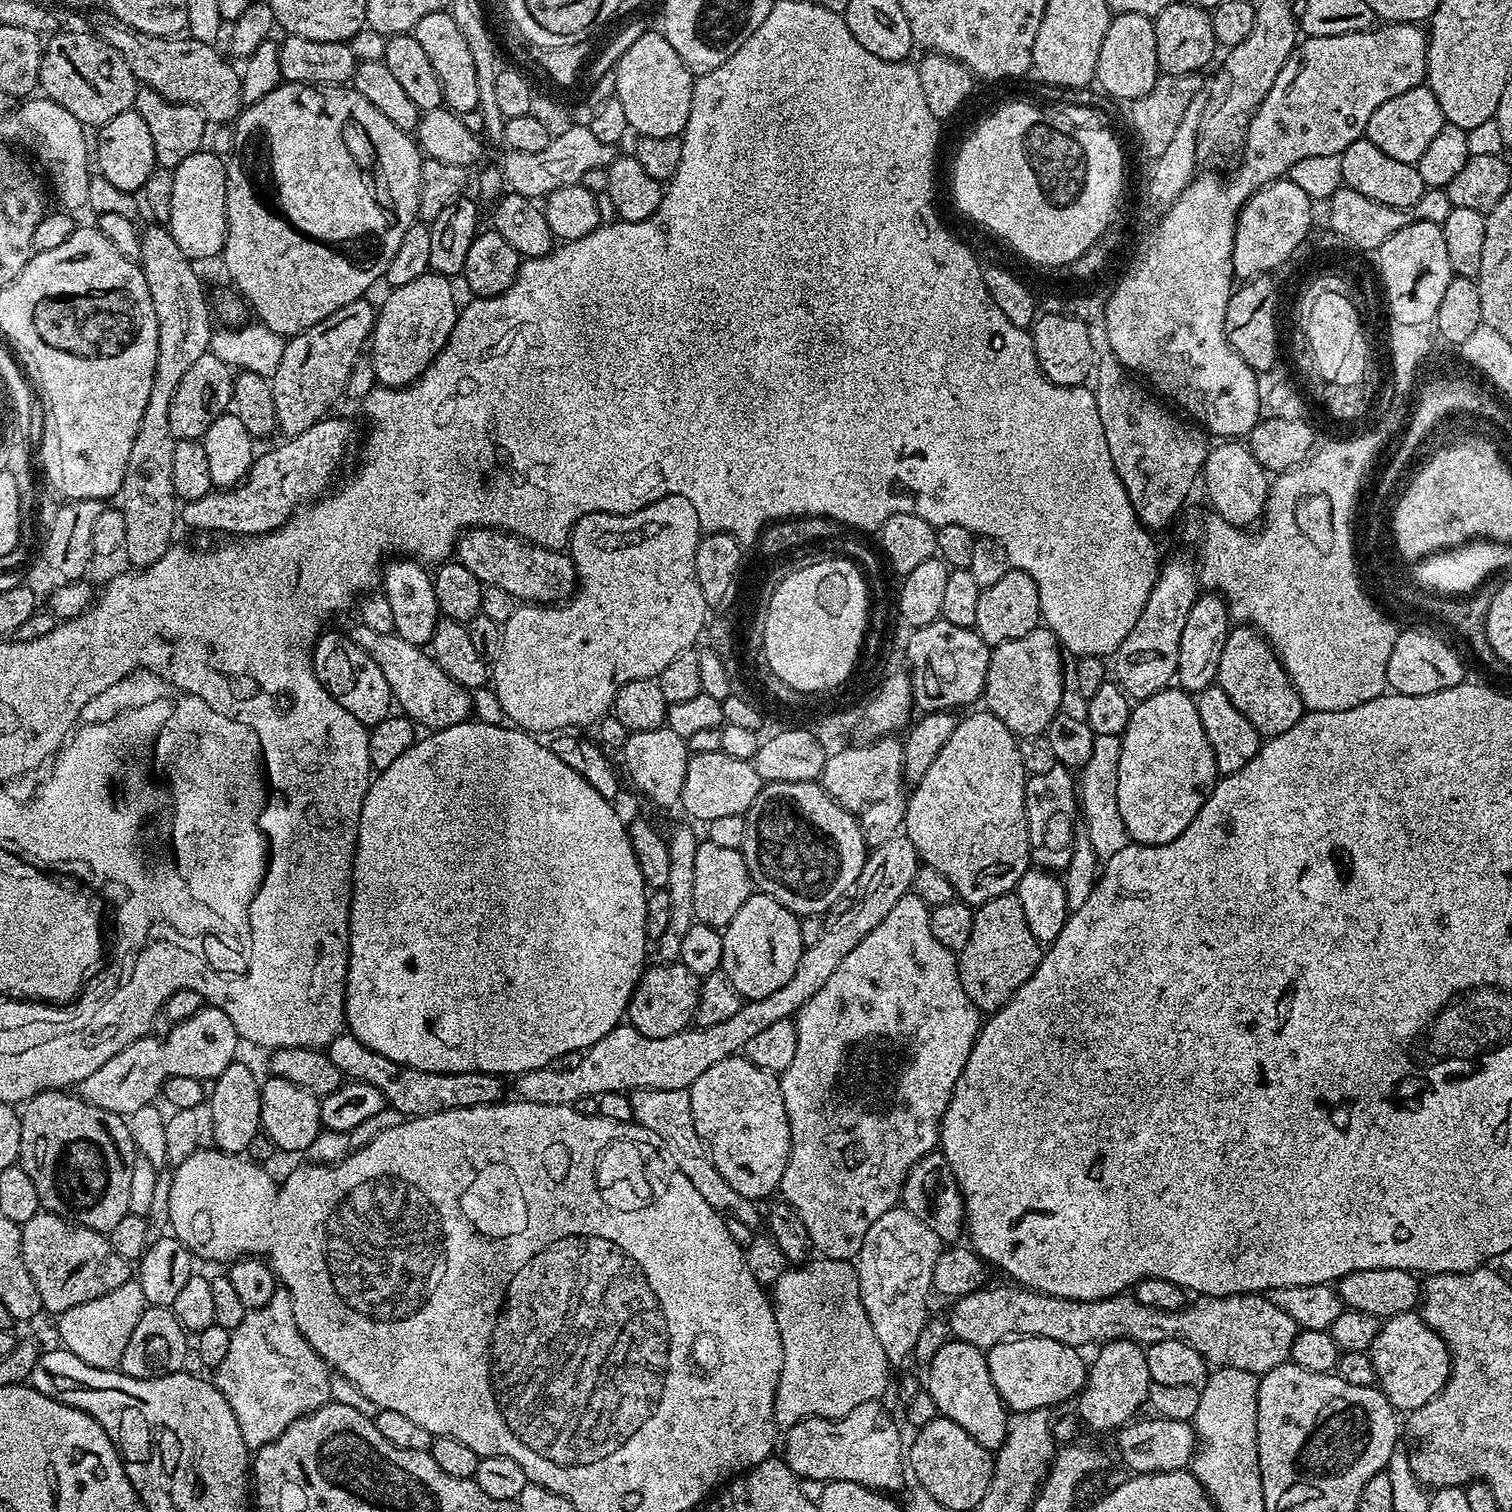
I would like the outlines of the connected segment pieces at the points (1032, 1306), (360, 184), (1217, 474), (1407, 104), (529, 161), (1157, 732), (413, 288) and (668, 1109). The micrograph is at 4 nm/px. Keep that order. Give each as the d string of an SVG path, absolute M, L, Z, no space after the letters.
M985 1286L979 1291L970 1293L968 1296L962 1296L957 1299L951 1306L952 1313L946 1317L947 1327L950 1329L951 1335L955 1339L972 1344L975 1348L987 1350L993 1348L995 1344L1000 1344L1009 1338L1019 1338L1022 1336L1041 1336L1042 1338L1054 1338L1054 1342L1062 1342L1066 1346L1075 1348L1077 1350L1084 1350L1087 1344L1099 1346L1107 1344L1109 1340L1133 1340L1135 1344L1147 1346L1149 1344L1157 1344L1158 1342L1166 1342L1167 1340L1177 1340L1178 1342L1186 1342L1190 1346L1194 1346L1194 1350L1198 1350L1198 1354L1202 1354L1202 1358L1208 1361L1209 1365L1216 1368L1237 1368L1238 1370L1246 1370L1247 1372L1254 1372L1263 1374L1274 1370L1280 1364L1285 1363L1291 1357L1292 1343L1296 1341L1296 1334L1298 1325L1294 1318L1286 1312L1285 1309L1280 1309L1278 1306L1271 1303L1271 1301L1262 1294L1241 1294L1238 1296L1201 1296L1197 1295L1196 1300L1189 1308L1176 1308L1171 1312L1170 1309L1155 1308L1152 1304L1143 1304L1140 1300L1135 1300L1134 1297L1128 1296L1132 1294L1121 1294L1118 1296L1110 1296L1105 1300L1067 1300L1066 1298L1058 1298L1057 1296L1047 1296L1044 1292L1033 1292L1031 1288L1023 1286L1008 1286L1012 1288L992 1288L992 1286Z
M287 82L280 83L277 88L270 90L270 94L266 94L266 98L262 98L258 102L247 105L236 116L234 120L234 146L226 160L228 170L228 185L226 186L226 214L228 215L228 237L224 243L224 251L222 253L222 261L224 260L224 268L228 271L228 276L233 280L235 291L239 292L241 297L256 311L255 319L259 323L265 324L270 330L274 330L282 337L291 338L304 332L310 326L314 326L318 322L322 322L322 318L326 318L330 314L334 314L334 310L342 310L342 306L346 306L350 302L361 299L365 290L370 286L370 282L381 279L384 271L390 266L390 262L394 258L394 254L398 254L398 245L401 244L402 238L406 234L406 230L410 230L410 226L417 223L420 211L418 210L418 202L420 201L420 166L422 163L422 153L418 147L417 141L413 139L409 133L404 132L398 126L394 126L394 122L390 122L390 118L386 118L386 114L382 114L382 110L378 110L378 106L370 106L370 102L366 102L366 98L362 98L362 94L358 94L355 88L351 86L341 86L339 84L290 84Z
M1232 438L1217 444L1220 444L1217 448L1209 447L1202 469L1202 484L1208 487L1208 496L1212 499L1211 511L1233 524L1235 528L1247 529L1264 515L1270 487L1269 473L1264 465L1258 462L1258 458L1254 458L1247 443Z
M1426 86L1411 88L1406 94L1382 102L1382 106L1370 114L1366 138L1374 142L1382 154L1390 154L1390 158L1398 158L1398 162L1416 165L1445 122L1442 106L1438 106L1438 98L1434 98L1432 91Z
M568 126L557 131L549 139L546 150L537 152L508 150L505 153L502 175L507 187L529 198L543 198L562 186L581 183L587 172L592 172L595 168L607 169L618 155L613 145L598 142L598 138L594 138L594 134L588 127L577 126Z
M1169 686L1150 698L1139 701L1133 707L1128 726L1122 733L1118 758L1118 811L1126 822L1129 837L1137 844L1169 844L1202 810L1212 794L1218 773L1214 762L1214 750L1202 730L1202 718L1198 718L1196 701L1179 686Z
M429 270L414 282L392 289L390 298L379 306L370 337L370 355L373 370L383 378L388 376L382 380L383 387L406 387L421 372L428 371L428 363L446 346L458 315L452 284L449 277Z
M639 1088L636 1092L631 1093L630 1099L632 1101L632 1120L649 1137L658 1141L659 1147L663 1149L667 1159L674 1165L675 1171L686 1174L686 1178L690 1178L694 1190L698 1190L698 1194L702 1194L702 1198L706 1198L706 1202L710 1202L710 1206L714 1206L718 1210L723 1209L723 1204L731 1198L731 1215L735 1219L751 1225L757 1223L757 1205L744 1196L734 1195L732 1187L724 1181L722 1176L718 1174L716 1167L713 1166L712 1157L708 1155L704 1141L698 1138L690 1114L690 1094L687 1090Z

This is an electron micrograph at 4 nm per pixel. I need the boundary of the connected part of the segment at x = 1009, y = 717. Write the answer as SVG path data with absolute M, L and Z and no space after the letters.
M1046 626L1035 628L1023 638L1011 639L991 649L982 698L987 711L994 713L1013 735L1020 738L1041 737L1060 711L1061 697L1066 689L1060 652L1059 640Z

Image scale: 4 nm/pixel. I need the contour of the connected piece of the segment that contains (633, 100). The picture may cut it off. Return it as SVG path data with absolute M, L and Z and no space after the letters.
M645 30L642 38L622 54L614 69L616 88L614 95L622 102L622 110L626 110L626 122L633 133L650 138L670 138L680 136L686 126L686 118L690 118L690 102L692 101L692 85L694 73L678 58L678 50L670 46L663 31Z

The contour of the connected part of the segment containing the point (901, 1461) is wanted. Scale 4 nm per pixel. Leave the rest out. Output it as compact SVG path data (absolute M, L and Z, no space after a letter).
M880 1400L862 1402L840 1420L805 1416L782 1436L782 1459L804 1482L845 1480L858 1482L885 1494L896 1494L906 1476L906 1452L900 1448L900 1432Z

